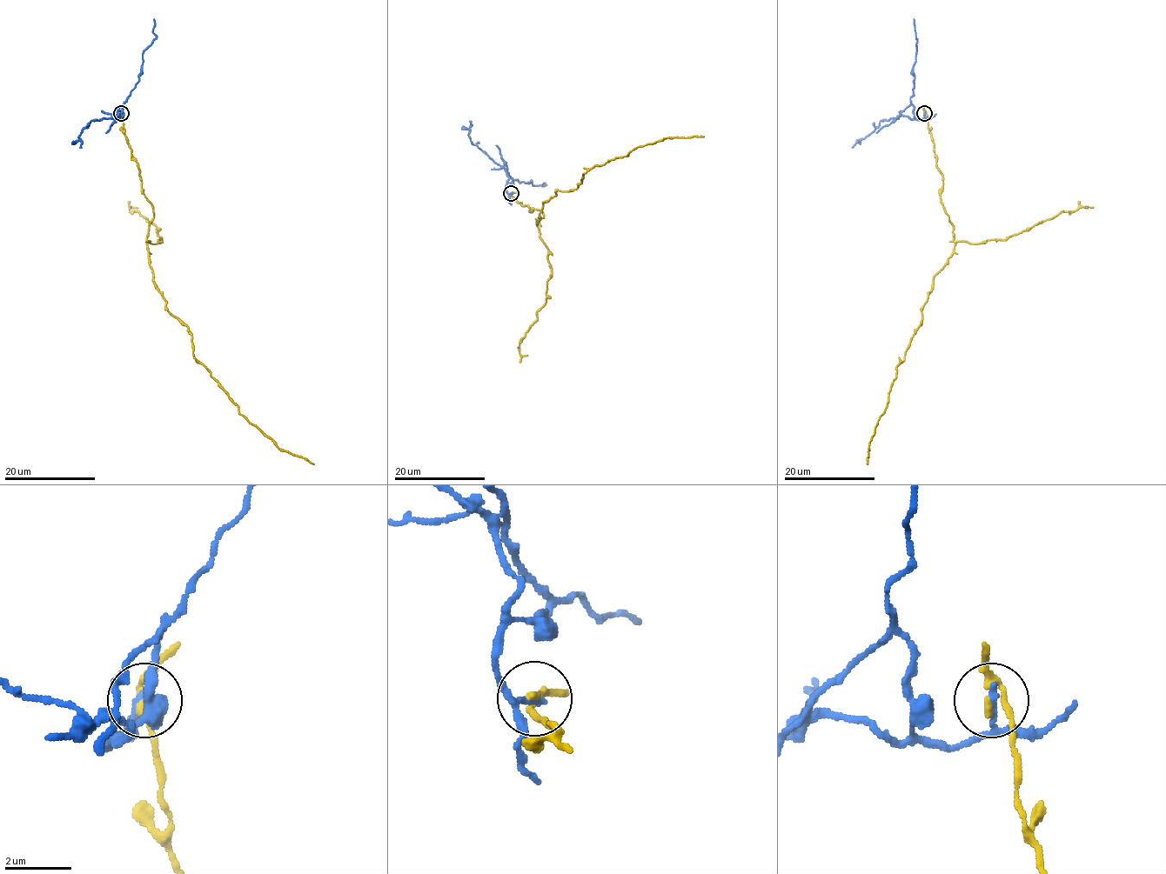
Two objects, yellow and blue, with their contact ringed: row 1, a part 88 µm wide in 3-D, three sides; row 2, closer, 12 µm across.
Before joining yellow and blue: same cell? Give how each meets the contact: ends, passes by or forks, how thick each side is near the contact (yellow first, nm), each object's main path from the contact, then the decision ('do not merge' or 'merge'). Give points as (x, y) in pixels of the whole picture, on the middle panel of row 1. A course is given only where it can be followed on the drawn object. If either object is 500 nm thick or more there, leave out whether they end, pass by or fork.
yellow passes by; blue ends there; 190 nm thick on the yellow side, 240 nm on the other; yellow runs (511, 193), (543, 213), (536, 223), (543, 203), (558, 190), (572, 191), (595, 165), (664, 138), (704, 136); blue runs (511, 193), (506, 191), (506, 184), (516, 179), (533, 185), (546, 184), (544, 182); do not merge

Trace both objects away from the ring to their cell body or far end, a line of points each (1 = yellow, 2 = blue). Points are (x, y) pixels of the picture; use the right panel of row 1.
1: (924, 114), (942, 177), (941, 200), (953, 226), (953, 254), (934, 278), (922, 322), (896, 367), (867, 463)
2: (924, 114), (922, 119), (915, 119), (910, 100), (913, 94), (916, 50), (913, 18)

